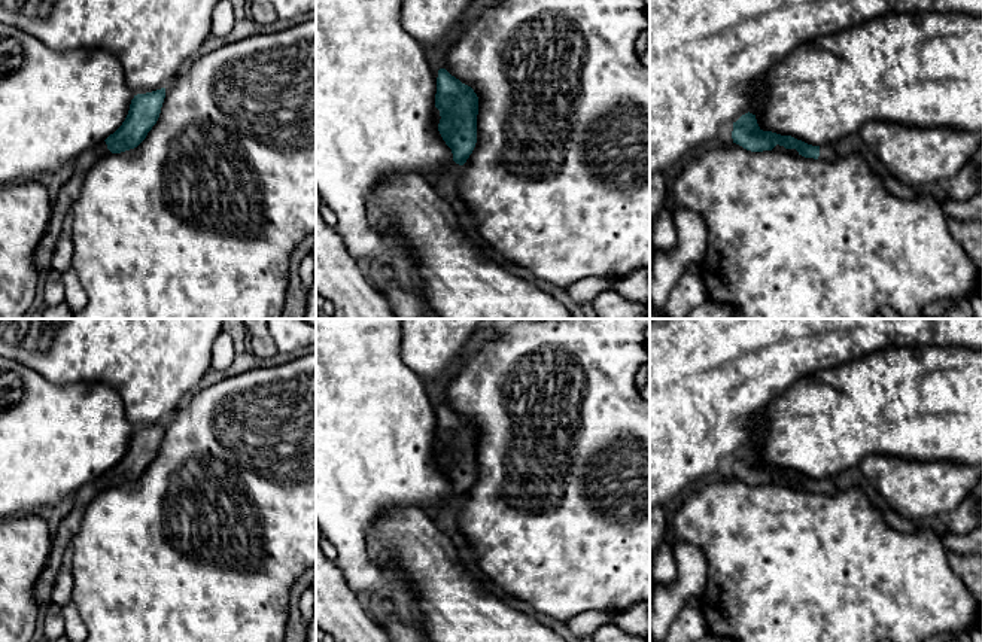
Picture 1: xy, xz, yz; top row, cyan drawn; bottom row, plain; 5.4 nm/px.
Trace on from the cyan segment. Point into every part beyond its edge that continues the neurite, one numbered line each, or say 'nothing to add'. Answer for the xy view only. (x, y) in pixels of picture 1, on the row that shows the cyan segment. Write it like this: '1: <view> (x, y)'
1: xy (69, 192)

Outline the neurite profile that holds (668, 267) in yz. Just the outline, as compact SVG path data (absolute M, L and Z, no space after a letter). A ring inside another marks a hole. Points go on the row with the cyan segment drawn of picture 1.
M688 209L674 210L678 243L671 252L656 252L650 282L650 302L660 308L678 280L700 264L706 255L708 228L703 217Z

